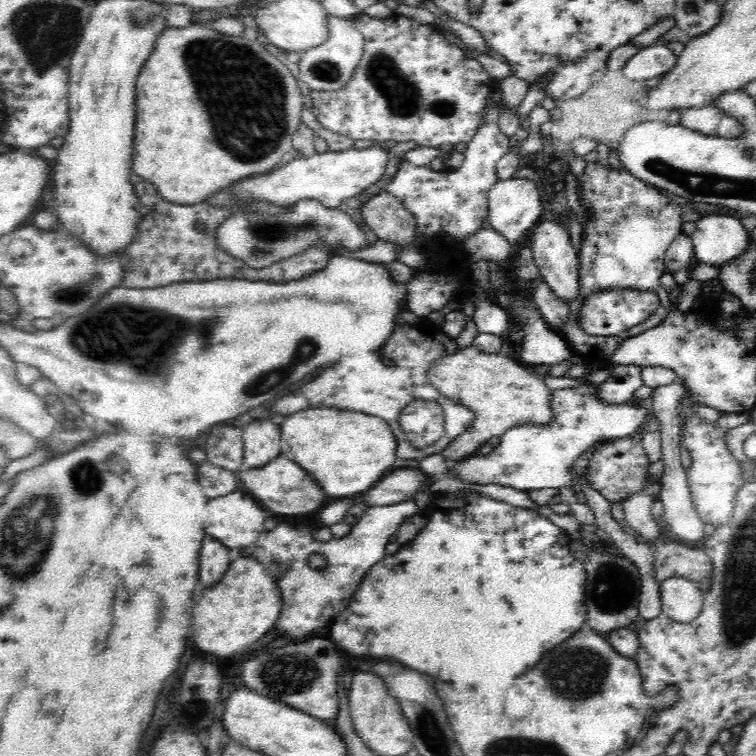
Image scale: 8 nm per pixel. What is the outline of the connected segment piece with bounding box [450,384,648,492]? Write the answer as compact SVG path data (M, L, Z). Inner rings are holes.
M595 384L554 390L550 402L554 416L548 424L528 423L510 428L491 453L470 455L458 461L450 473L456 479L465 480L468 485L480 487L500 484L527 492L571 487L575 458L599 440L619 439L633 434L647 420L648 413L636 402L604 404L597 397L597 390Z

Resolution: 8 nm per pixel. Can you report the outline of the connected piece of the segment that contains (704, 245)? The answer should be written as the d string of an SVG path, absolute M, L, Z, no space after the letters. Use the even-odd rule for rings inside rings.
M711 214L700 218L691 236L693 255L702 264L714 266L730 263L740 257L750 244L753 228L736 216Z

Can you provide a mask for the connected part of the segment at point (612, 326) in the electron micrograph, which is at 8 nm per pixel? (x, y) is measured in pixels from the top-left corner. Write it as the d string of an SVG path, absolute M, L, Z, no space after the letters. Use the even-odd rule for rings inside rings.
M610 290L591 294L580 308L580 329L594 336L610 336L642 324L648 318L648 291Z

